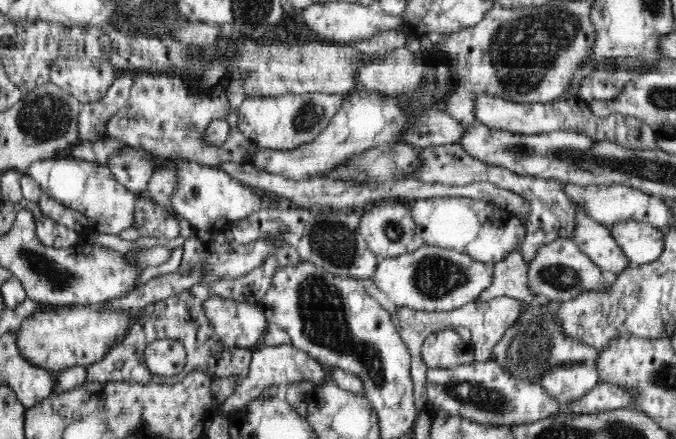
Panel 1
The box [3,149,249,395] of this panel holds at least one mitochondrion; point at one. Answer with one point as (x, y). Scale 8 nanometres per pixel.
(57, 276)

